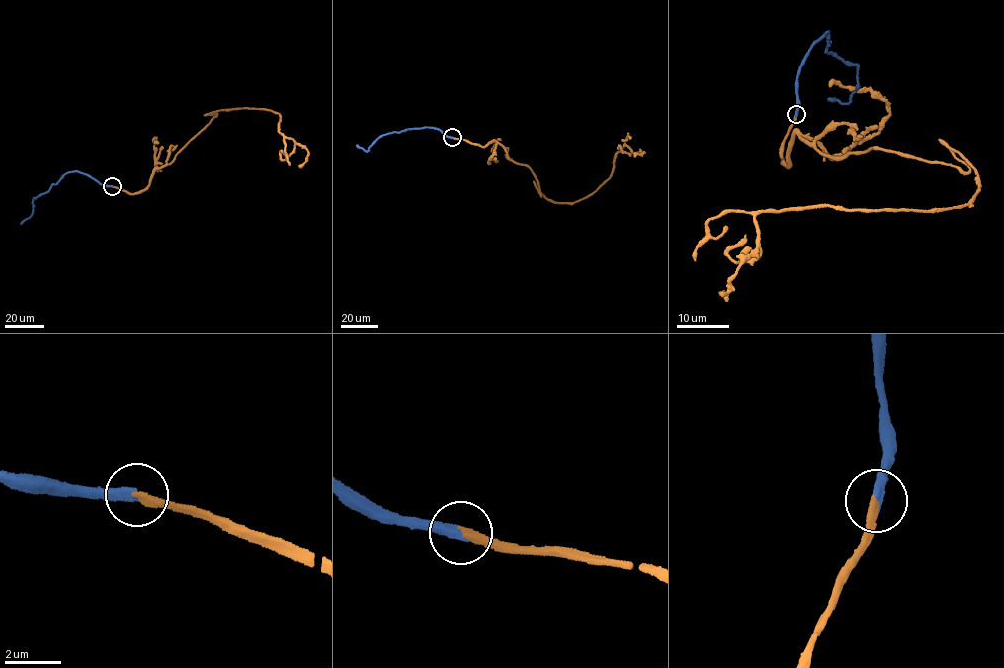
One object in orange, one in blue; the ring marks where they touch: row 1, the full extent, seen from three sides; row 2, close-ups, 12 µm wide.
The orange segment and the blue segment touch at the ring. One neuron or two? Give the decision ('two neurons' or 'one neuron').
one neuron

